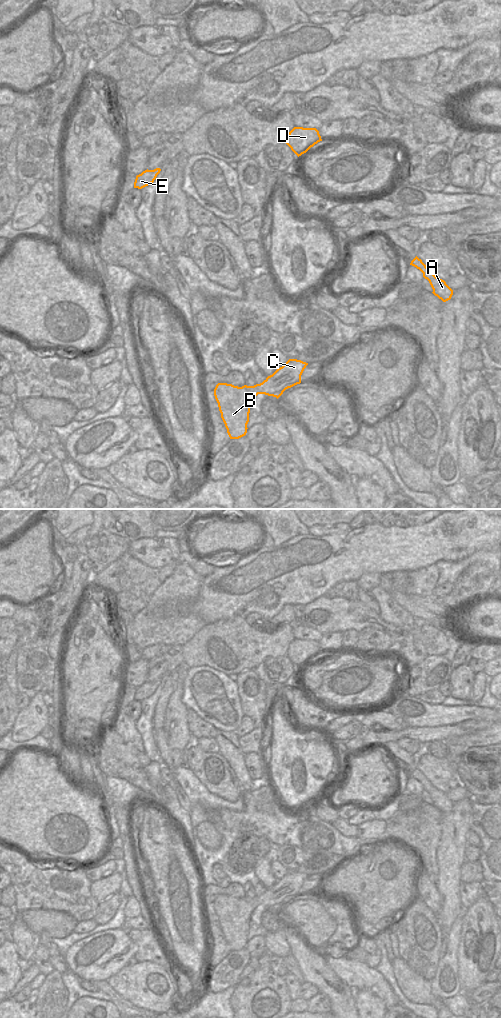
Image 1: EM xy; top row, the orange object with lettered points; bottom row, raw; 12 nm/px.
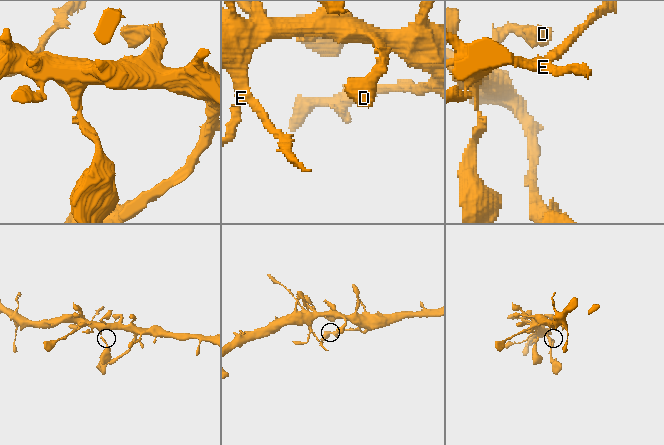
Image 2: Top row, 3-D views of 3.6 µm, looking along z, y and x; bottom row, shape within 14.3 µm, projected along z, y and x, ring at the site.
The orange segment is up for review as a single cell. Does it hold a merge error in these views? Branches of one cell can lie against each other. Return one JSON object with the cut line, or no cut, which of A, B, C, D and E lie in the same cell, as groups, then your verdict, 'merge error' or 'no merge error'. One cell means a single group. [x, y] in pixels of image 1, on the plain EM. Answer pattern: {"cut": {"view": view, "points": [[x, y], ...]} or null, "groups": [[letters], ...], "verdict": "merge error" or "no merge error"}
{"cut": null, "groups": [["A", "B", "C", "D", "E"]], "verdict": "no merge error"}

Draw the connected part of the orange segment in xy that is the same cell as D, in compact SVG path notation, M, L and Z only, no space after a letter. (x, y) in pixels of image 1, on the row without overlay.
M294 639L287 649L286 656L299 669L322 653L316 640Z

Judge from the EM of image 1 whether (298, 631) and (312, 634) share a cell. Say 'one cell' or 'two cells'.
one cell

